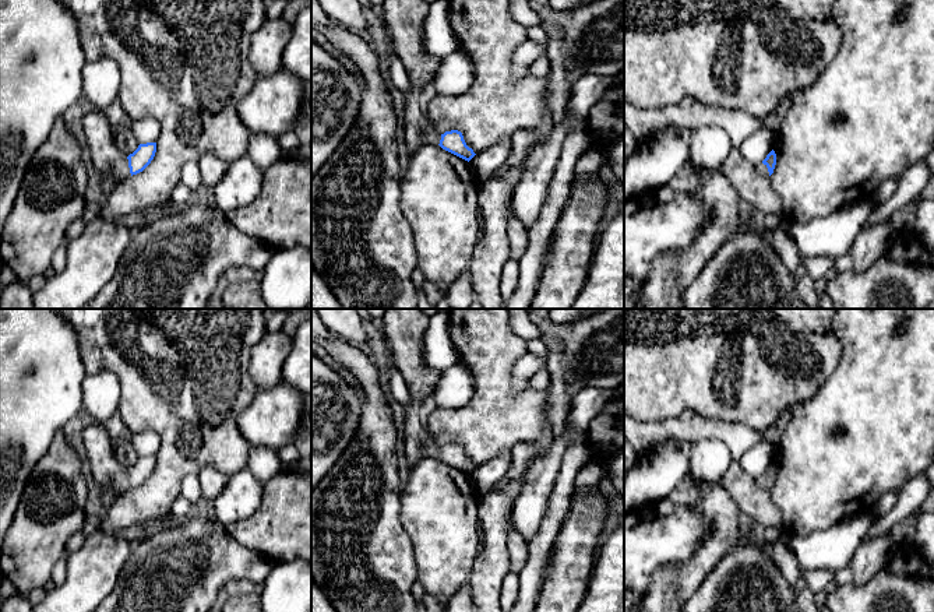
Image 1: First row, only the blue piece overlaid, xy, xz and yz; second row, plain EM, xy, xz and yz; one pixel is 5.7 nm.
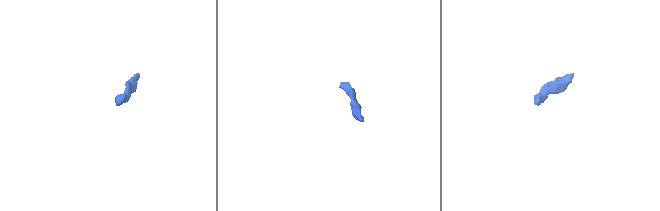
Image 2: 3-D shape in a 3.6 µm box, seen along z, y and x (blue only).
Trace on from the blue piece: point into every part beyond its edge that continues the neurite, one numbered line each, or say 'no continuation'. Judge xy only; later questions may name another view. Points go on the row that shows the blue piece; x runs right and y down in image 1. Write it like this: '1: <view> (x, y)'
1: xy (106, 157)

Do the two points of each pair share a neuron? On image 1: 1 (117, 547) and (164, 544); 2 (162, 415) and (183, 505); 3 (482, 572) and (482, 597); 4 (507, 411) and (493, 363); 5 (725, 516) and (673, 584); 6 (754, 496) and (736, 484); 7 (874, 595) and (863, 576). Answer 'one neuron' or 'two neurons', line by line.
1: two neurons
2: two neurons
3: one neuron
4: one neuron
5: one neuron
6: one neuron
7: two neurons

